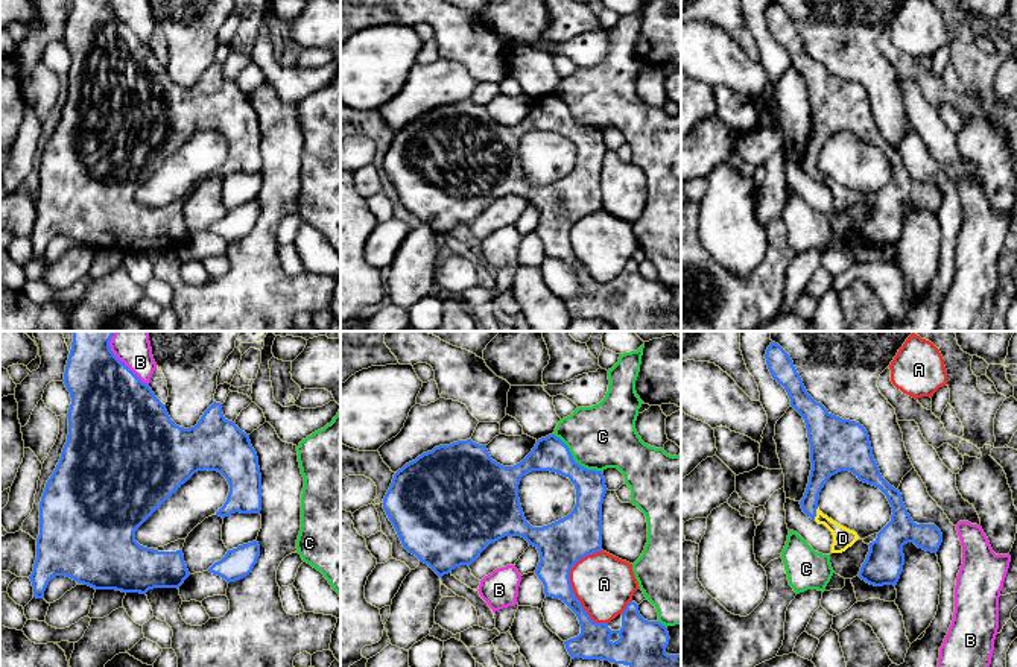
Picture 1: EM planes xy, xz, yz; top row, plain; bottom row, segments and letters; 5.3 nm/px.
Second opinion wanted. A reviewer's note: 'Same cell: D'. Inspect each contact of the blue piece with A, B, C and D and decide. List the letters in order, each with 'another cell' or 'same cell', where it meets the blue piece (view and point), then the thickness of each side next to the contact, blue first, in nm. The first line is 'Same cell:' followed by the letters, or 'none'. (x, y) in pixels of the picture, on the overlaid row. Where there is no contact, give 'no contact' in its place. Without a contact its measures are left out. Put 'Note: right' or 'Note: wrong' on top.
Note: right
Same cell: D
A: another cell | xz (570, 587) | 240/320 nm
B: another cell | xy (119, 360) | 420/200 nm
C: another cell | xz (573, 461) | 180/340 nm
D: same cell | yz (815, 514) | 120/110 nm

